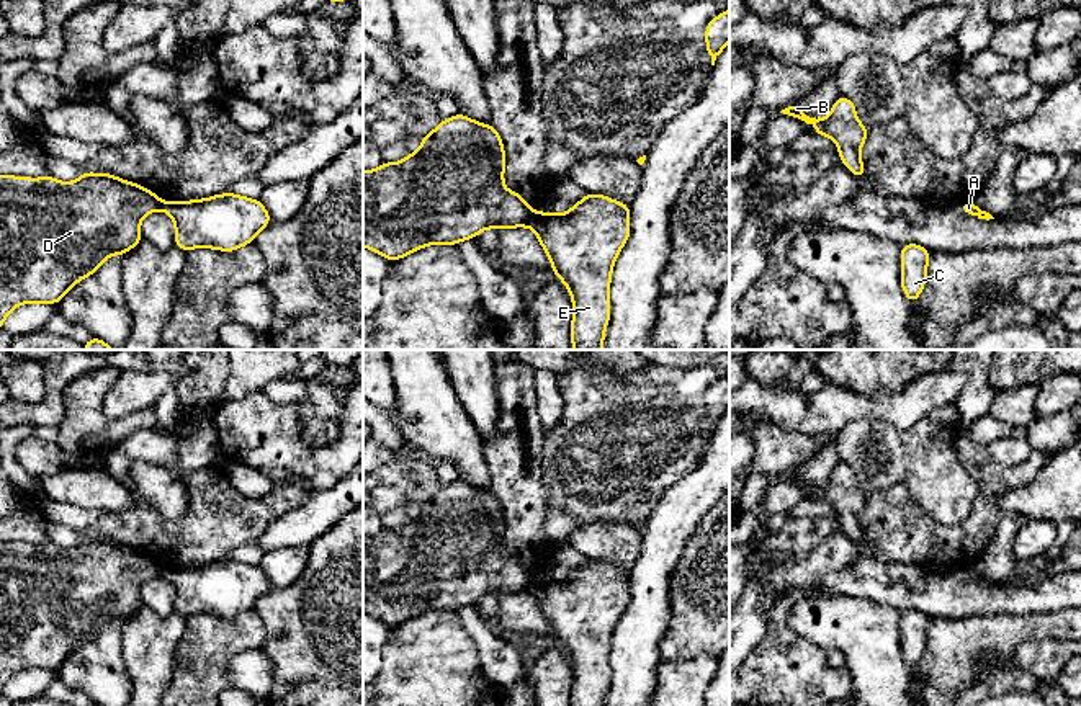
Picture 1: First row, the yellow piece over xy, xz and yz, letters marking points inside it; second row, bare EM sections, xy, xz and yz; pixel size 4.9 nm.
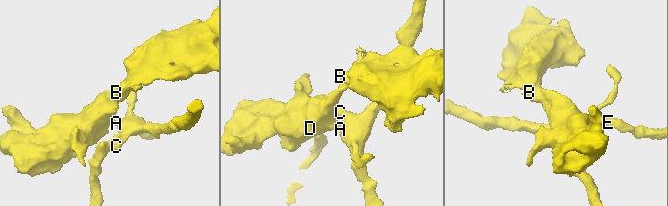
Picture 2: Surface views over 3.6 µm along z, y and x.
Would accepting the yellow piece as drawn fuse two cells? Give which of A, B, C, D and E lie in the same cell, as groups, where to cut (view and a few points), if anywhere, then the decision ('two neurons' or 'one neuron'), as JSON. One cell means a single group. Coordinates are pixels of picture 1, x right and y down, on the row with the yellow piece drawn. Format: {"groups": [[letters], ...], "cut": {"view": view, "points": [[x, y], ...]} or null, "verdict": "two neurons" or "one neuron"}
{"groups": [["A", "C", "E"], ["B", "D"]], "cut": {"view": "xz", "points": [[533, 213], [525, 224]]}, "verdict": "two neurons"}

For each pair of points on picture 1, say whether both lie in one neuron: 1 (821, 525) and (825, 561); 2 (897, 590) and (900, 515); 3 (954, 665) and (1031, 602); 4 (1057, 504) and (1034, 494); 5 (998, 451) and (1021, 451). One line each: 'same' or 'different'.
1: different
2: different
3: different
4: same
5: same

